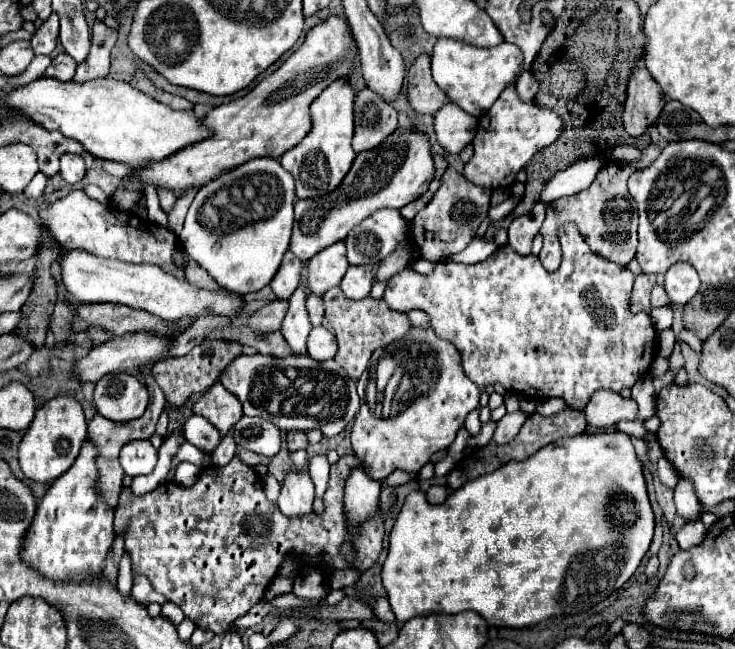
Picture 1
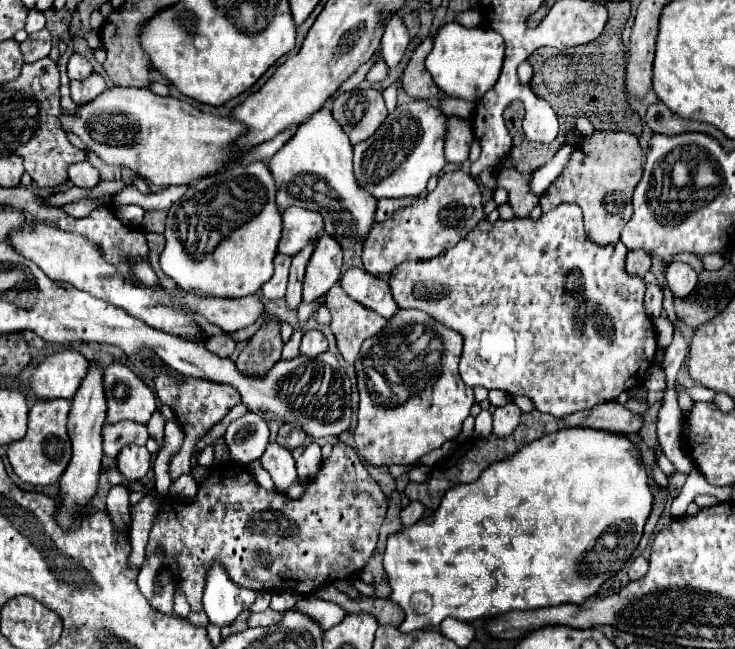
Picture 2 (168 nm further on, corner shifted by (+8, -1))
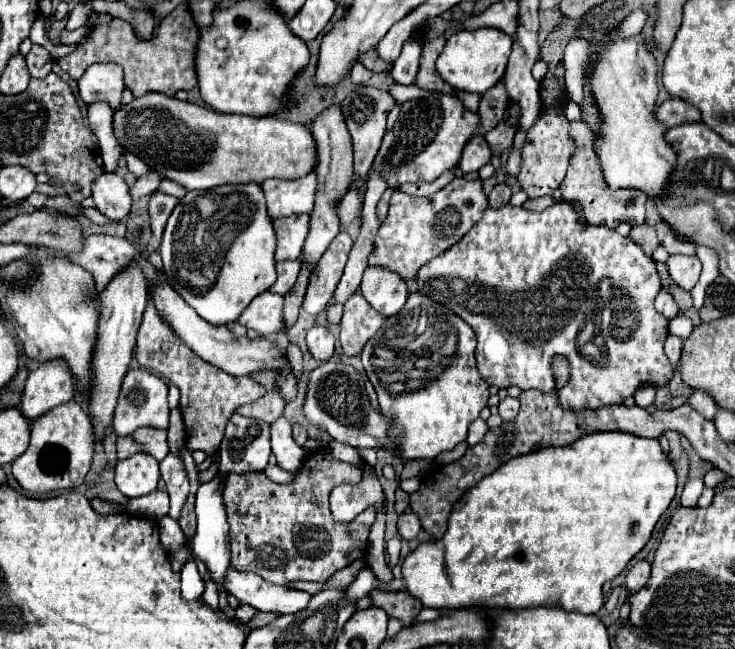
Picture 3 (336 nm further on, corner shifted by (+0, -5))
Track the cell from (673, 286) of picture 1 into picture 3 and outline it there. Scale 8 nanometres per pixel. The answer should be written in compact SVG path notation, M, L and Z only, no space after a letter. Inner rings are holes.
M682 254L670 256L666 266L670 270L672 280L684 290L692 290L696 286L700 278L700 270L702 270L702 264L696 256L682 256Z

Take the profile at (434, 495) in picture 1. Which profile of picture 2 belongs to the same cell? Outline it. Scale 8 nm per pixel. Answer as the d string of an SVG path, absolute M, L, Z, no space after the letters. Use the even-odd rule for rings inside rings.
M410 502L402 512L400 512L400 522L402 526L412 526L418 522L418 518L424 514L424 506L420 502Z

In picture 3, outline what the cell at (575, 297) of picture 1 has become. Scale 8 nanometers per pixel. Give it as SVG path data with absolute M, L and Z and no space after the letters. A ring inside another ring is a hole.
M564 200L556 202L554 206L550 206L538 214L526 212L524 208L512 208L512 206L502 206L500 210L488 208L488 212L484 212L480 224L476 224L476 228L472 228L472 232L468 232L468 236L464 236L464 240L460 240L460 244L454 244L448 252L440 254L434 260L430 260L428 264L424 264L418 270L416 280L418 280L418 292L422 296L426 296L438 304L444 304L448 310L452 310L466 324L472 326L472 330L478 336L476 366L480 370L480 376L488 382L488 386L496 386L496 388L518 386L520 390L540 390L544 394L554 392L560 406L564 408L564 412L580 412L580 410L596 410L602 406L622 404L628 396L632 396L638 390L638 386L646 386L646 384L662 386L672 378L672 366L664 354L668 320L664 316L660 316L660 312L656 312L656 308L654 308L654 298L662 288L654 260L650 256L644 256L642 248L636 242L620 236L616 230L608 230L608 228L600 228L600 226L592 226L588 222L582 222L578 212L574 210L574 206L570 202L564 202ZM556 294L560 300L552 300L552 298L556 298ZM544 304L546 304L546 314L544 314L544 310L540 310L540 308L544 308ZM560 308L562 308L562 312L560 312ZM540 320L546 320L546 324L542 326ZM608 324L610 324L610 334L608 334ZM576 332L578 332L578 336L576 336ZM554 354L562 354L570 360L570 382L562 390L556 388L554 378L552 378L552 370L550 370L550 360Z

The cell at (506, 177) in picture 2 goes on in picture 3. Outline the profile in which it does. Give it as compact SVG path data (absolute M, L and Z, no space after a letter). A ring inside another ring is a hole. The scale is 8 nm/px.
M544 112L538 116L534 126L526 134L526 144L522 150L522 170L518 174L520 188L528 194L528 198L552 196L554 190L566 176L568 160L576 152L576 144L568 134L568 120L562 112Z

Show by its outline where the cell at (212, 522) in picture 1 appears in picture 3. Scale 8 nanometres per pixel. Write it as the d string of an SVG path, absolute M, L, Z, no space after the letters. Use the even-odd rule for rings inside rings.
M328 450L308 454L290 486L274 484L264 472L228 474L222 498L230 524L232 566L260 574L268 584L278 586L294 582L324 584L334 572L364 558L376 508L368 506L352 522L336 522L328 506L330 492L336 486L356 486L362 476L364 470L360 466L334 460Z

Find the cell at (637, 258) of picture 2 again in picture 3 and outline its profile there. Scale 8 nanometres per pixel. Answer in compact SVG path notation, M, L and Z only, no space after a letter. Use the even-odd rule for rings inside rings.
M642 224L642 226L634 226L632 232L630 232L630 238L642 246L644 254L646 256L652 256L652 252L658 248L658 238L656 238L656 232L654 228Z

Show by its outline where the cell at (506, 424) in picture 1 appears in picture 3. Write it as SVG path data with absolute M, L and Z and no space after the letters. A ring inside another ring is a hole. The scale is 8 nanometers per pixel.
M508 396L506 400L502 400L502 402L498 404L498 408L500 408L500 418L502 418L504 422L512 422L512 420L518 416L518 410L520 410L520 402Z

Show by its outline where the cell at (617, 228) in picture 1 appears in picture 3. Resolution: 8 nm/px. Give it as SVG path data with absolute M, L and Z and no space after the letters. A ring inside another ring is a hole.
M570 122L570 136L572 140L576 140L576 152L570 160L568 166L568 174L564 178L564 182L560 184L560 192L562 192L562 200L574 200L580 202L584 208L584 216L590 224L594 226L606 226L606 228L618 228L622 220L628 218L644 218L646 220L646 194L642 190L636 188L620 188L620 190L612 190L608 188L602 168L600 168L600 160L596 154L596 132L586 124L586 122Z

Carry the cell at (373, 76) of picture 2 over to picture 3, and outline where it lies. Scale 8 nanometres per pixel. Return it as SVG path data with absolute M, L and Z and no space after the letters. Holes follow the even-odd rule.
M356 62L352 68L354 68L354 70L352 70L352 74L350 74L350 80L356 82L356 84L366 84L366 82L372 78L372 74L374 74L374 72L370 72L366 66L362 66L360 62Z

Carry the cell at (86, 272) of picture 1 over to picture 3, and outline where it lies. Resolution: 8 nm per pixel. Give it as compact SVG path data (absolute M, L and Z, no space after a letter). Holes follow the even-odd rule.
M264 292L256 296L246 310L240 314L238 324L254 330L260 336L268 336L282 330L282 296L274 292Z

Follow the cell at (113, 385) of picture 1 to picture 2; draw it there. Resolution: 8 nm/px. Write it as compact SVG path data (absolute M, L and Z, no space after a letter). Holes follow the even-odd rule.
M114 362L104 368L104 392L108 400L108 424L134 420L148 424L154 414L156 394L124 364Z

